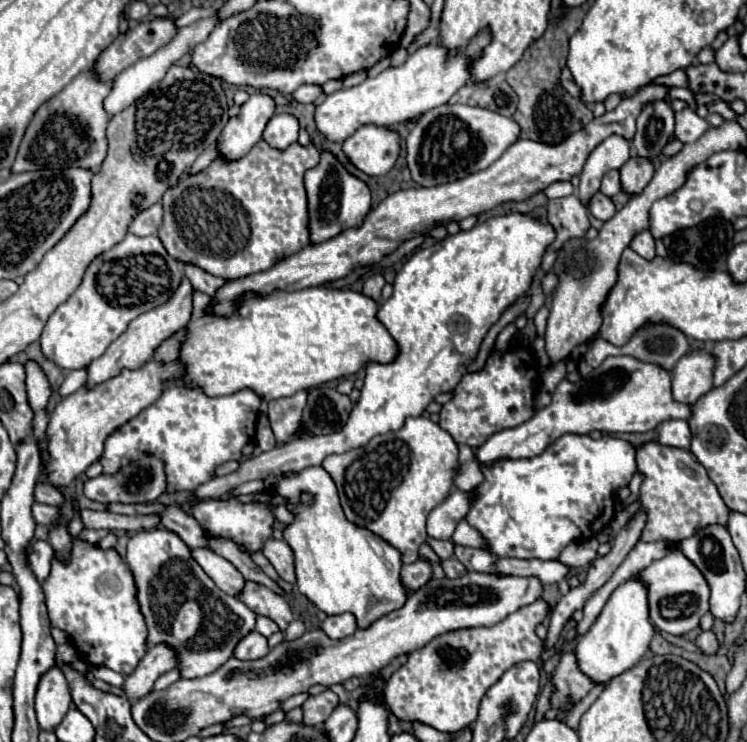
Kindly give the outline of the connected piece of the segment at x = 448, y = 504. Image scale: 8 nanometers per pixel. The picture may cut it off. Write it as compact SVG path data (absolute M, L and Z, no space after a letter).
M460 490L450 492L448 498L428 514L428 522L426 522L428 536L436 540L448 540L456 530L456 524L468 512L468 498L470 498L468 492L460 492Z

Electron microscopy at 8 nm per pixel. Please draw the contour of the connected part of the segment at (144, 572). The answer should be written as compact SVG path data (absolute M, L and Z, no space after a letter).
M152 528L152 530L136 532L128 542L126 562L134 572L134 580L138 588L138 604L148 624L148 642L150 644L166 642L176 650L182 678L194 680L218 670L234 654L238 640L254 630L256 614L238 598L230 598L228 594L222 594L222 590L214 586L214 582L210 582L210 576L198 566L198 562L194 562L194 556L190 554L186 542L182 542L178 534L174 534L172 530Z

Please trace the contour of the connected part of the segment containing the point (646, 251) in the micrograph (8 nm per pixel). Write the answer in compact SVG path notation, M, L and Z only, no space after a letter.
M648 230L638 232L638 234L632 238L630 248L632 248L634 252L638 252L638 254L640 254L642 258L646 258L646 260L652 260L652 258L656 256L656 250L654 250L654 238L652 238L652 234L650 234Z

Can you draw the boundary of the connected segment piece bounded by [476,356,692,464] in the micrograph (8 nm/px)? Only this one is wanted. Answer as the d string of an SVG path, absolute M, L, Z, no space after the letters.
M612 356L592 372L588 380L568 382L562 380L552 392L552 404L538 410L522 426L500 430L492 434L476 452L478 462L492 464L498 458L530 458L538 456L556 438L574 432L588 434L590 430L622 434L622 432L648 432L666 420L688 420L692 406L672 398L672 372L662 370L650 362L638 362L630 356Z

